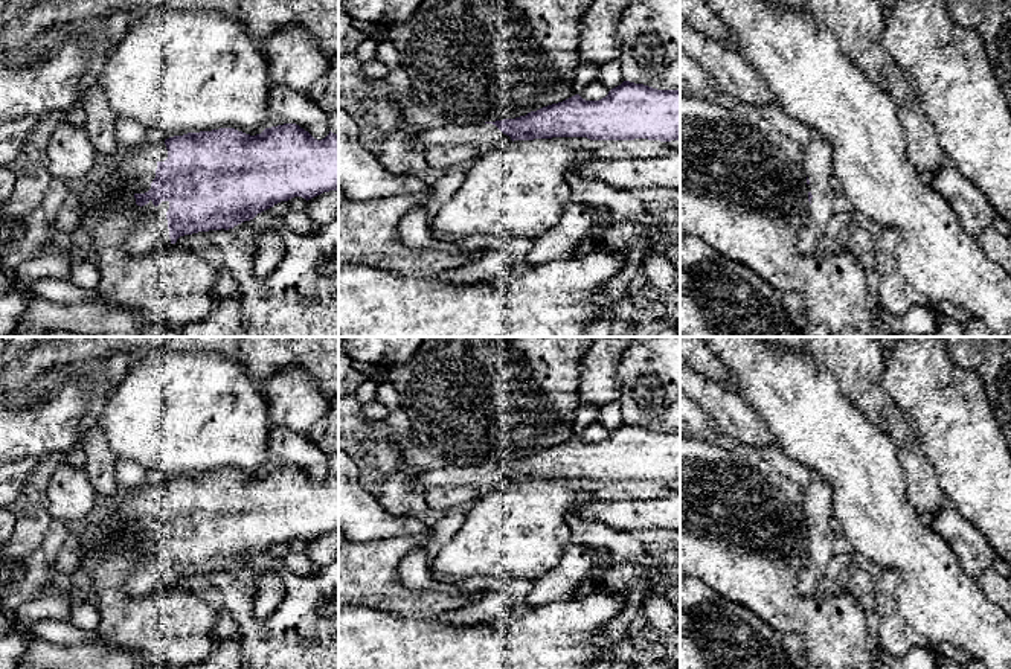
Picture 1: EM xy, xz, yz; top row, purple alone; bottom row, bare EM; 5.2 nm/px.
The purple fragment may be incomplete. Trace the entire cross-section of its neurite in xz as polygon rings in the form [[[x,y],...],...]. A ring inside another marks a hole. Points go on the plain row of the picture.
[[[624,422],[599,442],[575,436],[515,460],[427,469],[412,486],[425,491],[470,485],[479,494],[489,494],[514,482],[552,479],[680,482],[680,431]]]

